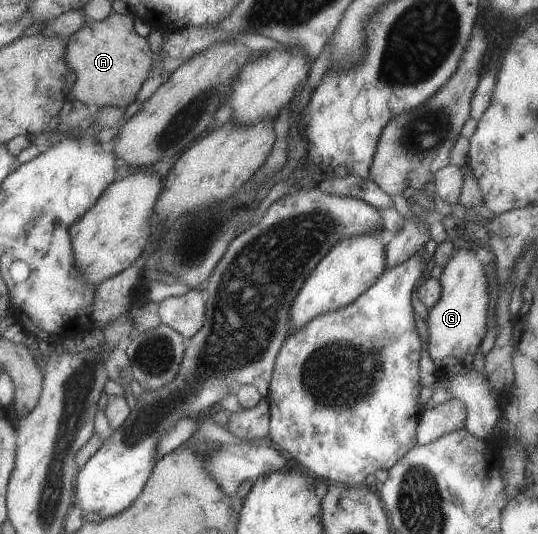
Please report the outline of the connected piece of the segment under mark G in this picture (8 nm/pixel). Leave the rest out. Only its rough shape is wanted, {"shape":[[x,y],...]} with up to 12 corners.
{"shape":[[456,250],[427,310],[437,380],[471,366],[488,328],[482,260]]}

